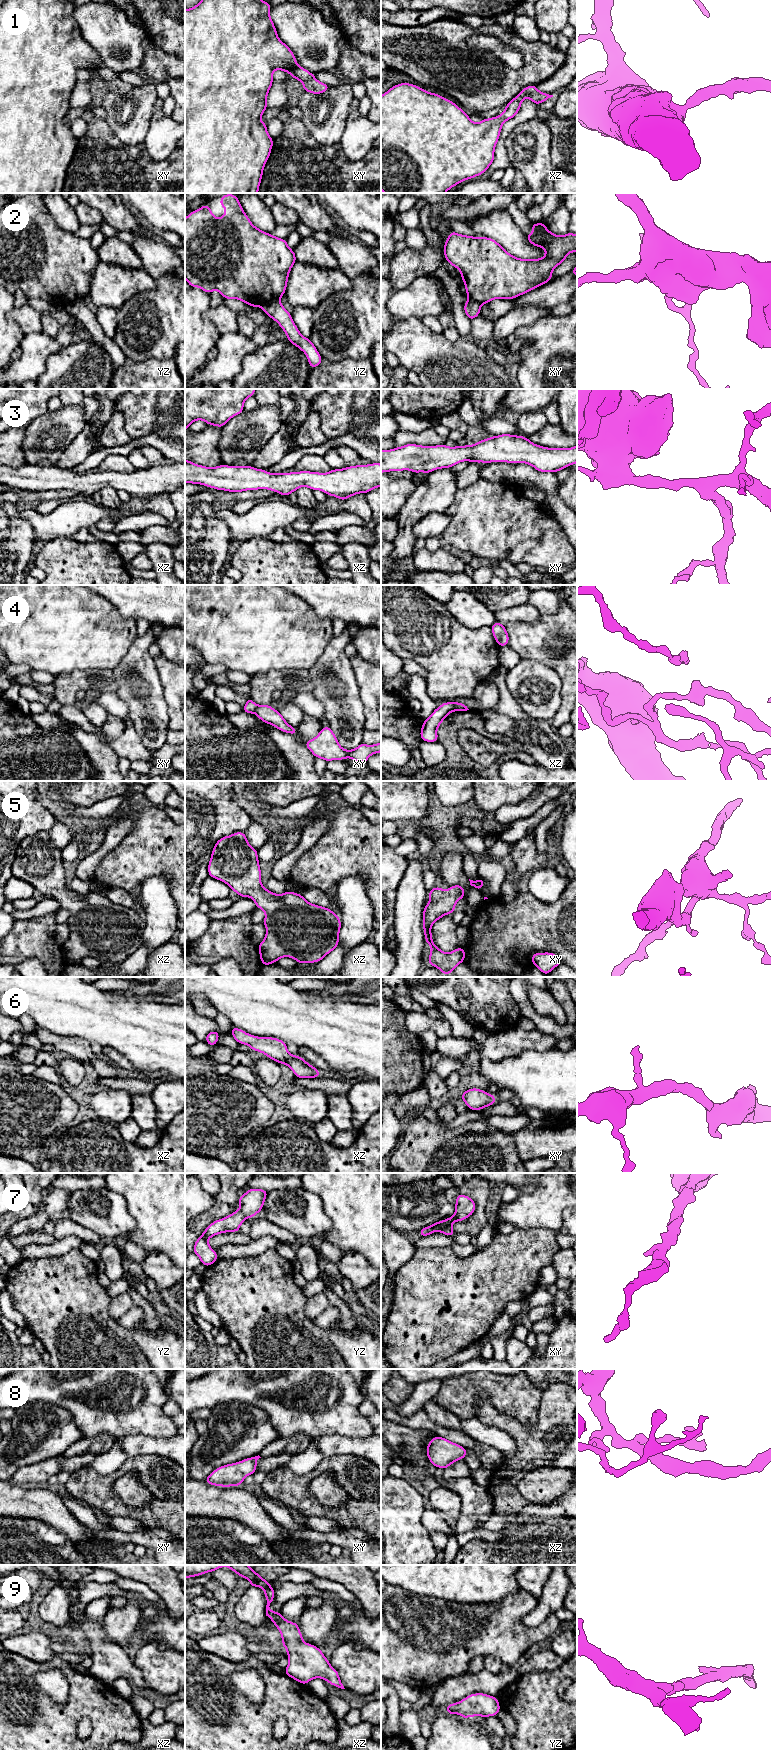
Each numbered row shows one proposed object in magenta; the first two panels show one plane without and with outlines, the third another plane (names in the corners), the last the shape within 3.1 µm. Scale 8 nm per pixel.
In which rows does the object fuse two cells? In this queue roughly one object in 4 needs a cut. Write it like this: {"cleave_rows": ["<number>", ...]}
{"cleave_rows": ["2", "4"]}

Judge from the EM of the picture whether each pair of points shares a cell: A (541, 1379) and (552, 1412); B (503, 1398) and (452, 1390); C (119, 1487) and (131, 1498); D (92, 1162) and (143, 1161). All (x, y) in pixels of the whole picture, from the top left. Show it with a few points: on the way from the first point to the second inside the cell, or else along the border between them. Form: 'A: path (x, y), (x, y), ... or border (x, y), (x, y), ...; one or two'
A: border (550, 1385), (544, 1390); two
B: path (490, 1388), (465, 1389); one
C: path (122, 1489), (128, 1495); one
D: path (105, 1162), (130, 1162); one

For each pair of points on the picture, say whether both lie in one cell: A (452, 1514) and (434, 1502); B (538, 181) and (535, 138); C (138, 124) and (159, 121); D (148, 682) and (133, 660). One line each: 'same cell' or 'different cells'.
A: same cell
B: same cell
C: different cells
D: same cell

